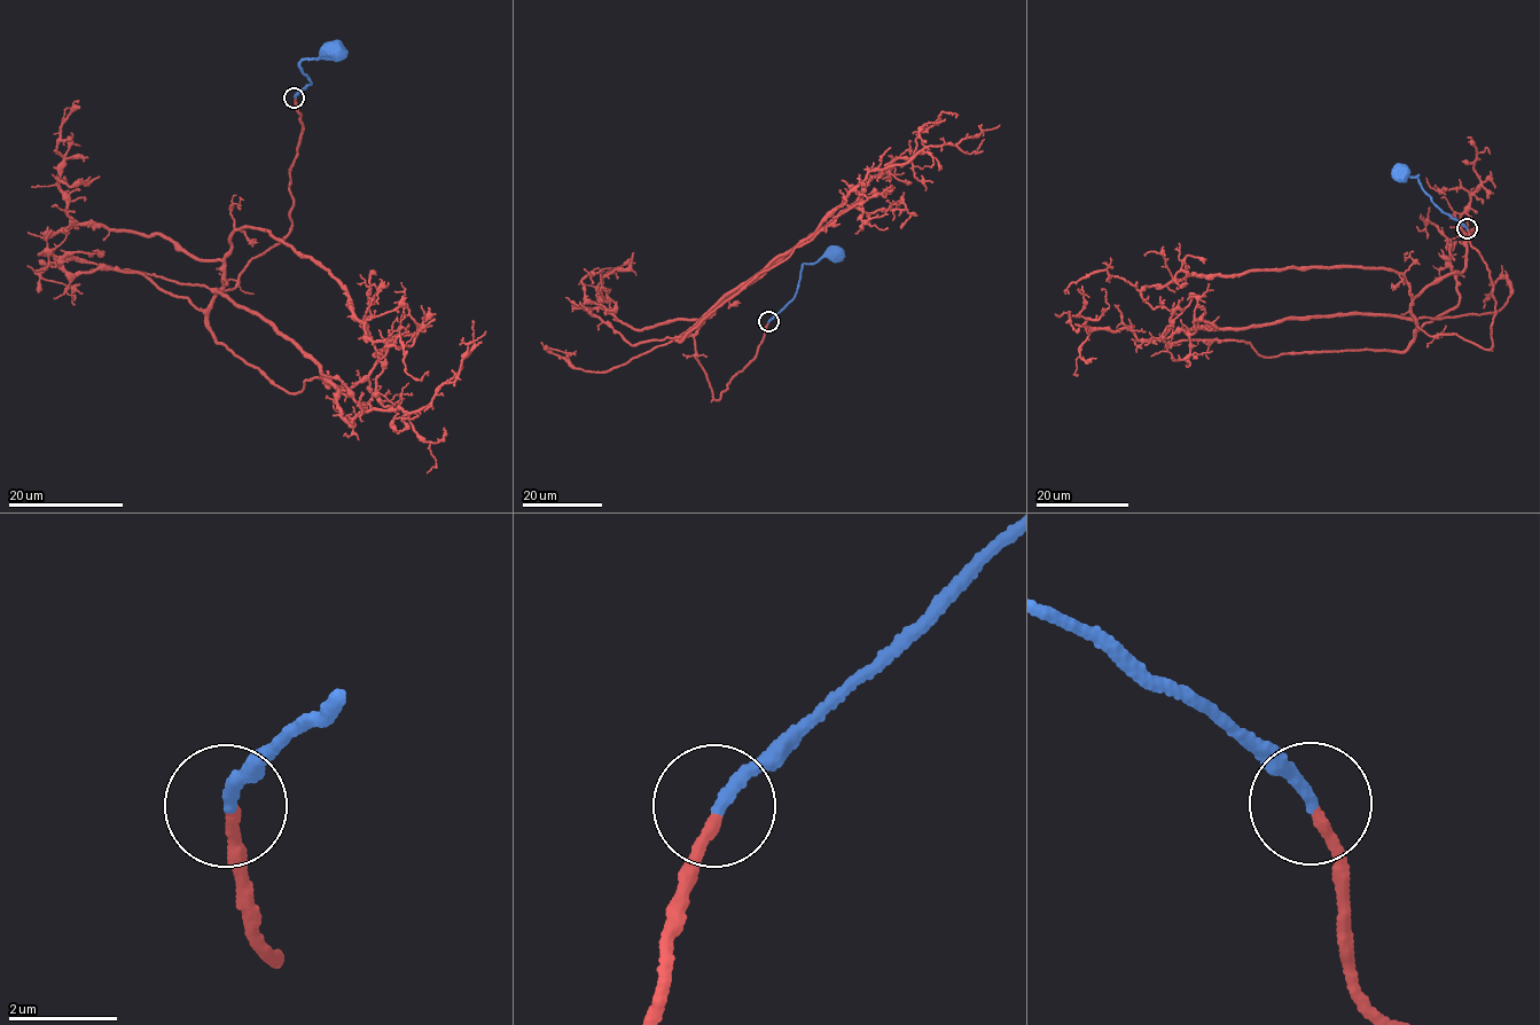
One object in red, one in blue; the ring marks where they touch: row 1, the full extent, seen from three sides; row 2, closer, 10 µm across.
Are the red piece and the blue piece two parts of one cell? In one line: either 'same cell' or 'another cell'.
same cell

